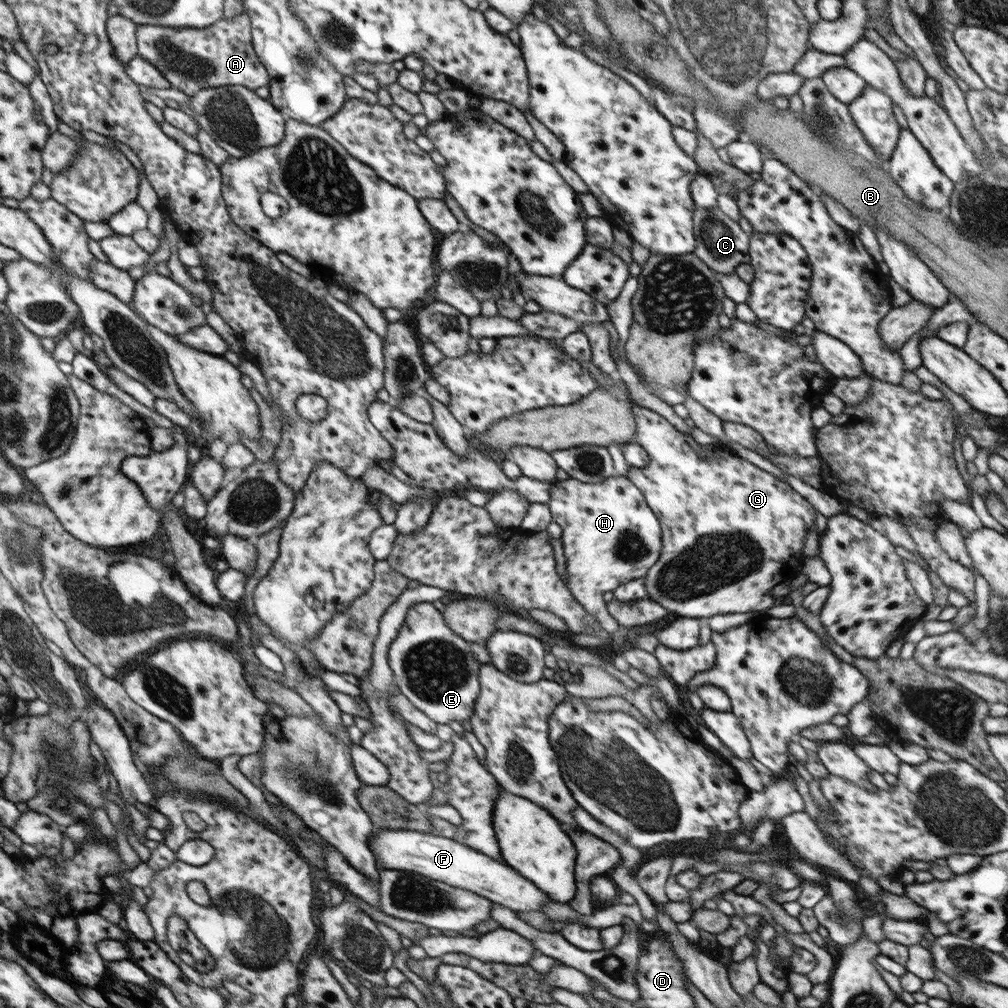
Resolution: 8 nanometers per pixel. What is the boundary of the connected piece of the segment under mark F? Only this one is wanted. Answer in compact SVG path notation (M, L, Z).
M383 829L371 833L367 845L384 869L418 873L432 880L469 890L516 912L541 911L544 903L554 901L506 862L498 862L453 838L415 830Z

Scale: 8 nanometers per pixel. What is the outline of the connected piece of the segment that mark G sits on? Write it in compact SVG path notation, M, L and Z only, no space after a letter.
M634 402L631 406L633 416L636 421L636 434L634 442L638 443L648 453L649 463L645 467L628 467L628 480L638 487L640 493L644 496L647 505L658 518L660 529L662 532L662 549L658 561L652 566L645 576L646 592L648 598L654 602L659 602L668 612L674 612L678 617L696 618L698 620L708 620L716 614L744 614L744 612L766 611L776 604L776 599L770 595L770 590L776 584L791 581L796 578L799 568L804 559L803 548L806 532L816 526L816 516L818 511L814 506L810 505L798 492L795 492L787 482L774 477L772 473L768 473L748 460L739 457L727 447L719 444L702 445L696 443L690 434L679 432L670 422L658 413L642 407Z

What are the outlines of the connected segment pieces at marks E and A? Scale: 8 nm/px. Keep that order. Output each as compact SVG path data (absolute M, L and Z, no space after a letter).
M423 601L407 610L398 636L388 646L387 660L399 692L437 724L472 716L480 692L477 674L481 663L473 657L470 645L448 629L442 613L431 602Z
M244 13L230 19L222 18L204 29L138 25L137 54L158 68L171 87L190 97L204 88L226 85L241 85L256 91L269 85L270 76L254 52L251 33L250 18Z

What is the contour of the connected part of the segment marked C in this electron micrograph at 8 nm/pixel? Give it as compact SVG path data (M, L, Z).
M717 206L708 209L695 207L693 235L696 239L696 248L693 248L693 253L714 272L732 274L739 264L749 262L750 235L742 230L738 221L726 216Z

